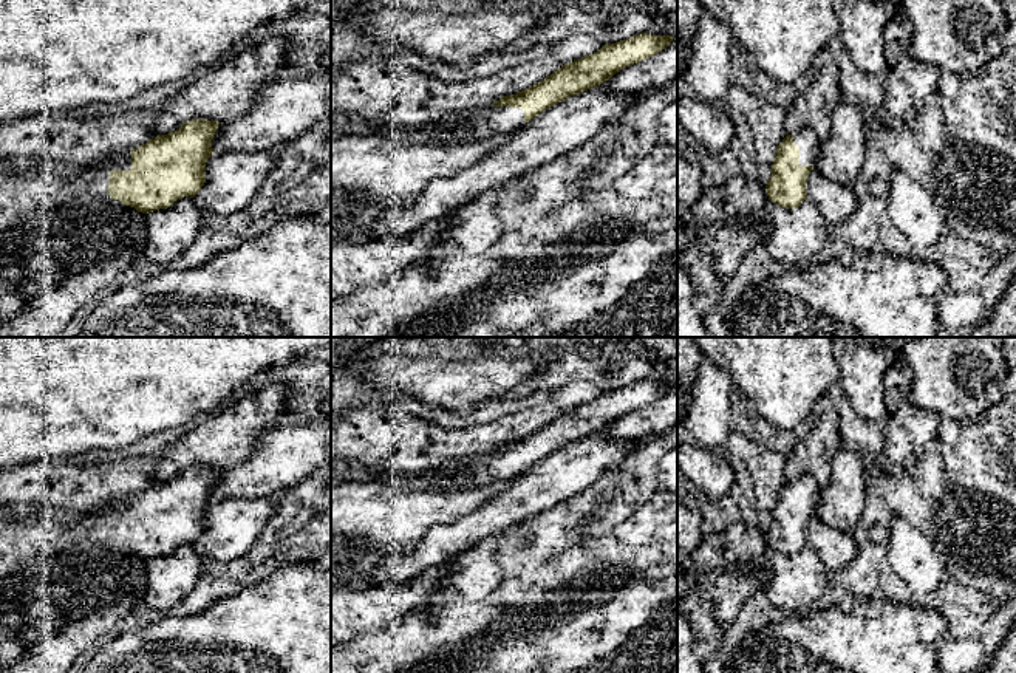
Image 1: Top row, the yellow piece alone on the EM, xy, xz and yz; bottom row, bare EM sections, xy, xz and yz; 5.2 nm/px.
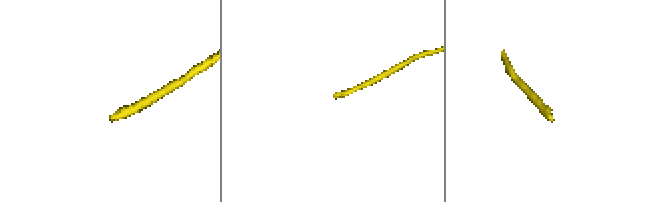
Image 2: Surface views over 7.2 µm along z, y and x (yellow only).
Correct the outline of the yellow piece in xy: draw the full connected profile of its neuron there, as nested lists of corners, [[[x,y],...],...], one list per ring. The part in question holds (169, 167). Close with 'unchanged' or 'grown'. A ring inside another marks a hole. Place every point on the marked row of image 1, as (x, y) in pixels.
[[[207,119],[187,121],[178,130],[158,135],[130,153],[118,153],[102,164],[80,169],[76,176],[65,176],[62,166],[46,161],[39,161],[25,170],[8,170],[3,162],[0,166],[0,232],[63,207],[130,206],[148,214],[167,209],[184,196],[193,198],[206,183],[206,162],[215,152],[212,139],[220,124]]] | grown

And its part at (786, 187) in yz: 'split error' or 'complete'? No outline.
split error

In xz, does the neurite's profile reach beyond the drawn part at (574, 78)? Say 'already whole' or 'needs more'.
needs more

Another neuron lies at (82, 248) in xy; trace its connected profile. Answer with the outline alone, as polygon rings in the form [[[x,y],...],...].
[[[63,207],[0,232],[0,337],[56,337],[80,306],[142,257],[145,214],[135,207]]]

